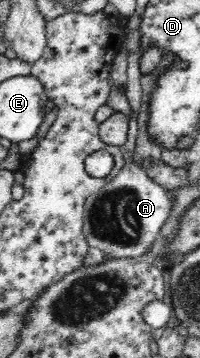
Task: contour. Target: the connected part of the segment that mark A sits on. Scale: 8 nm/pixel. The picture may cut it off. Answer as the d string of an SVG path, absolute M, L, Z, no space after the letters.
M140 29L129 33L123 40L123 48L129 50L127 59L126 96L132 110L128 121L127 141L124 143L124 165L106 185L87 197L82 217L82 230L88 240L88 247L100 249L106 259L137 258L146 260L149 249L154 248L160 228L172 213L170 190L158 184L146 174L146 170L133 162L138 131L138 114L143 90L140 84L139 61L141 59Z

